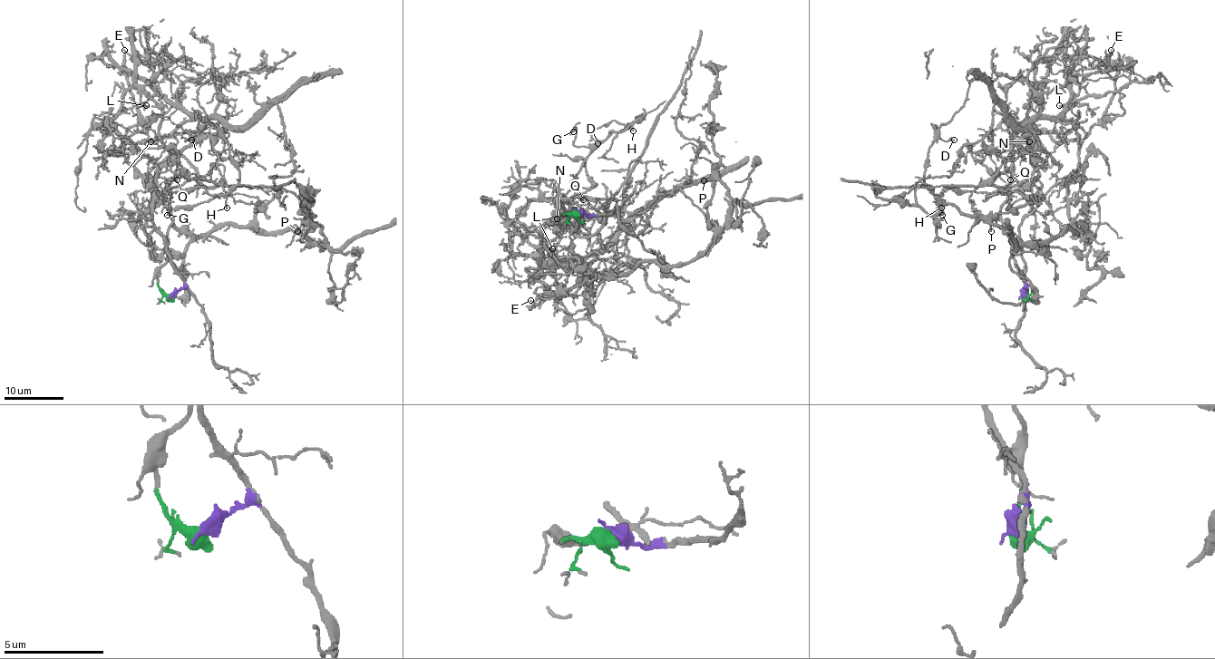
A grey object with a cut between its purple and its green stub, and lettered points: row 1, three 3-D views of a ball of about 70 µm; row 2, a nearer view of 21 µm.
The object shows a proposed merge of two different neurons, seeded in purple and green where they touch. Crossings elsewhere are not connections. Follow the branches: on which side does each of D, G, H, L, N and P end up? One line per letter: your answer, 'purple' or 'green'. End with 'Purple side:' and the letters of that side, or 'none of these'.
D: green
G: green
H: green
L: purple
N: purple
P: purple
Purple side: L, N, P

